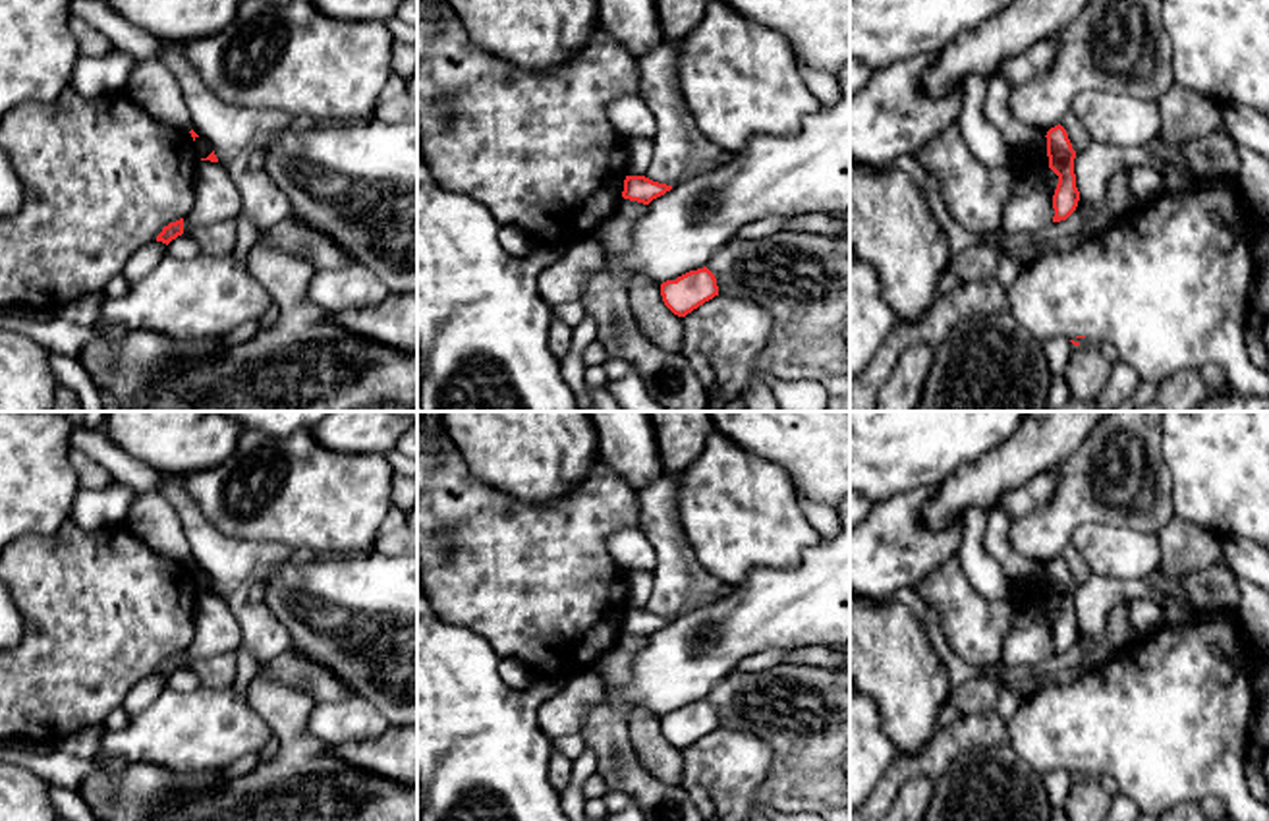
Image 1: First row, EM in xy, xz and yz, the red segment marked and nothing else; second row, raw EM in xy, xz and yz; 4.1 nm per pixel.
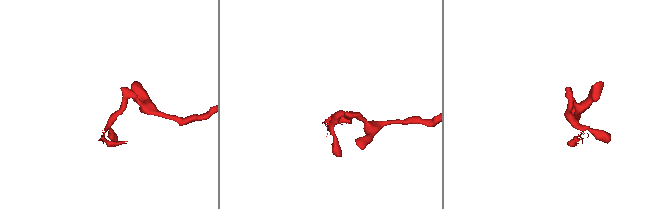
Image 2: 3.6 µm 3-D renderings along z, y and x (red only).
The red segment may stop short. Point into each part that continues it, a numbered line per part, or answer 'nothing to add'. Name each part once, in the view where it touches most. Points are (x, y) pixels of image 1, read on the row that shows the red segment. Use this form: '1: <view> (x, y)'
nothing to add

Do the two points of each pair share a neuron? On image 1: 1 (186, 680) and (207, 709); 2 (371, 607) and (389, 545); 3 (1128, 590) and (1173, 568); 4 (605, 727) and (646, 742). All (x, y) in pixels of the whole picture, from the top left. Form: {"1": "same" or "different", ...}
{"1": "different", "2": "different", "3": "different", "4": "different"}

